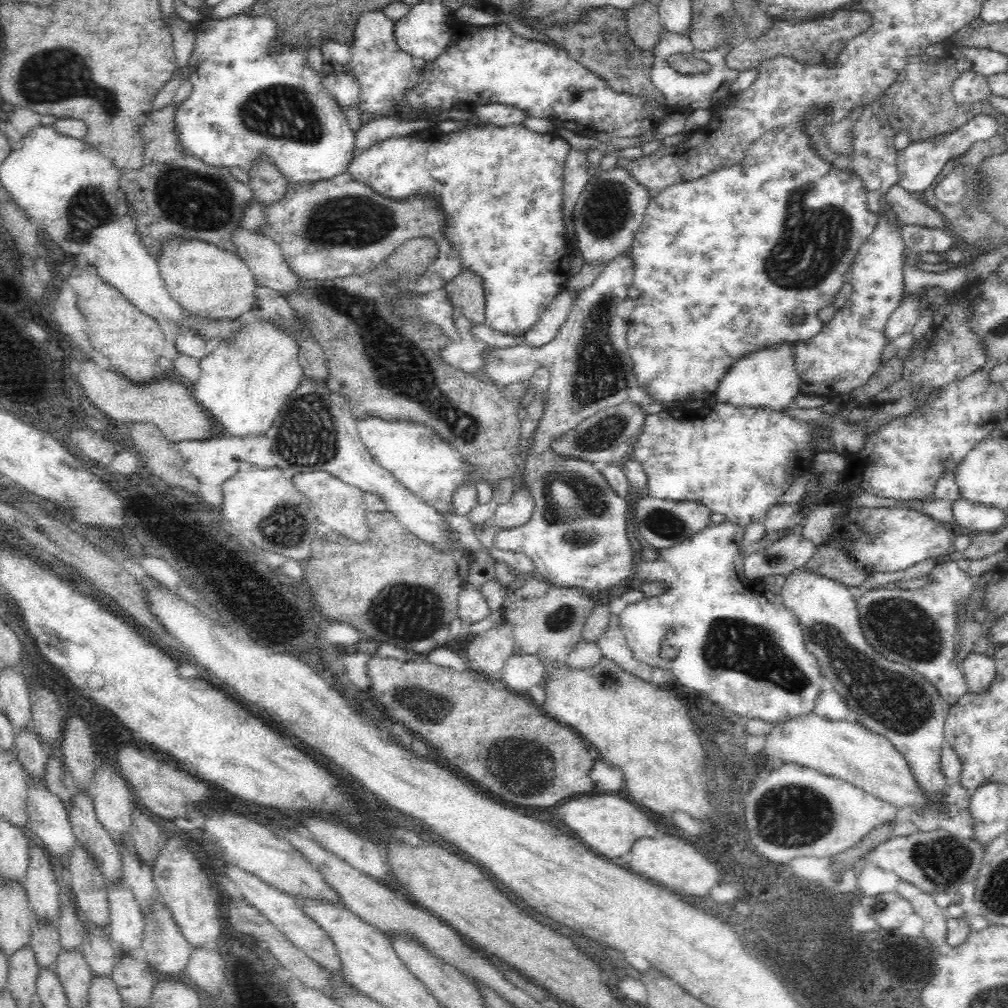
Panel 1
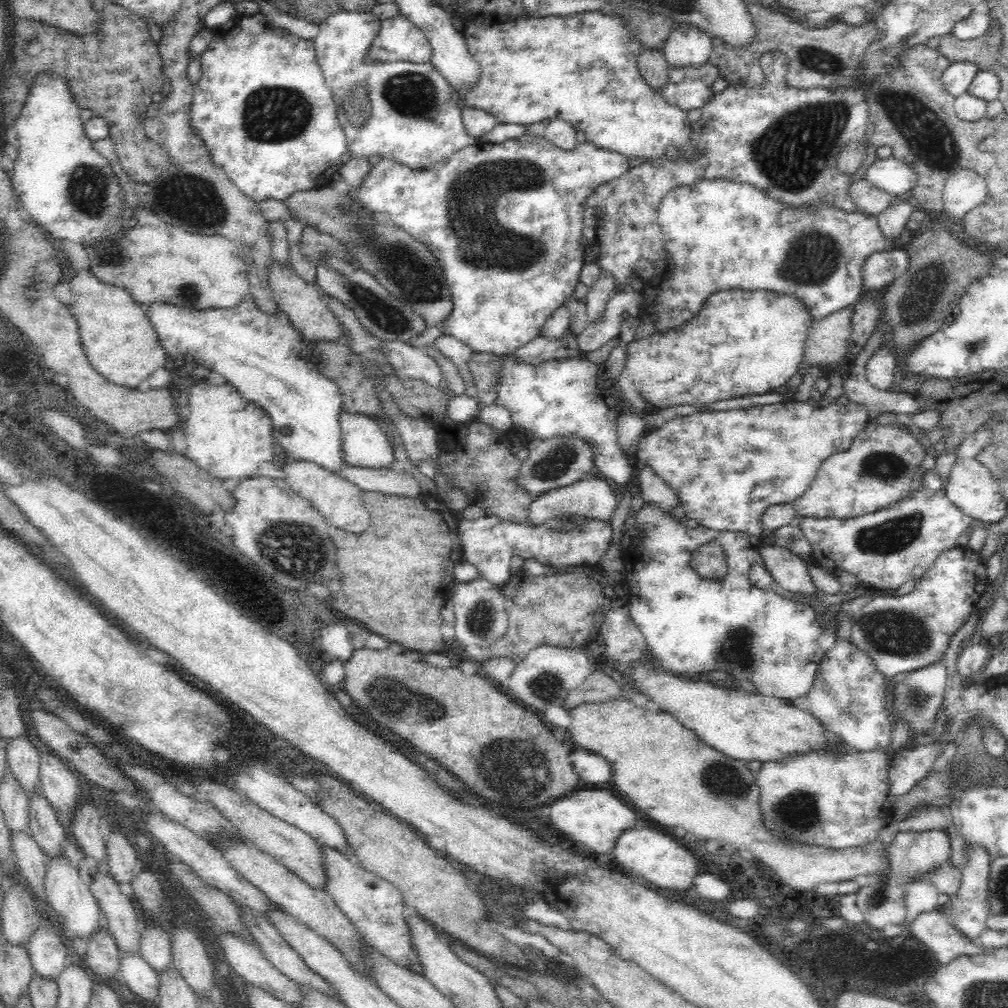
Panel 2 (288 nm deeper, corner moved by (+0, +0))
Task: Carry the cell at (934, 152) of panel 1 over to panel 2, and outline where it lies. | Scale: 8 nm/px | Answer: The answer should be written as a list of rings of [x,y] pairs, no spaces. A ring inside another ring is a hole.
[[[880,158],[876,160],[866,174],[866,180],[880,190],[894,192],[900,196],[910,196],[910,192],[916,188],[920,180],[920,170],[912,166],[912,162],[900,160],[900,158]]]

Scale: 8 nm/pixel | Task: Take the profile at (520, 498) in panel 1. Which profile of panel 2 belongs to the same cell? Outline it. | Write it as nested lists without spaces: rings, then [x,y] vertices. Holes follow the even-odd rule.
[[[590,474],[584,480],[576,480],[576,482],[570,482],[570,484],[562,486],[562,488],[554,488],[554,490],[532,496],[532,500],[526,506],[526,524],[540,524],[548,516],[552,516],[554,512],[560,512],[560,508],[564,512],[580,512],[580,514],[600,516],[600,518],[610,520],[614,516],[614,510],[616,510],[618,502],[620,502],[618,488],[610,480],[606,480],[602,474]]]

